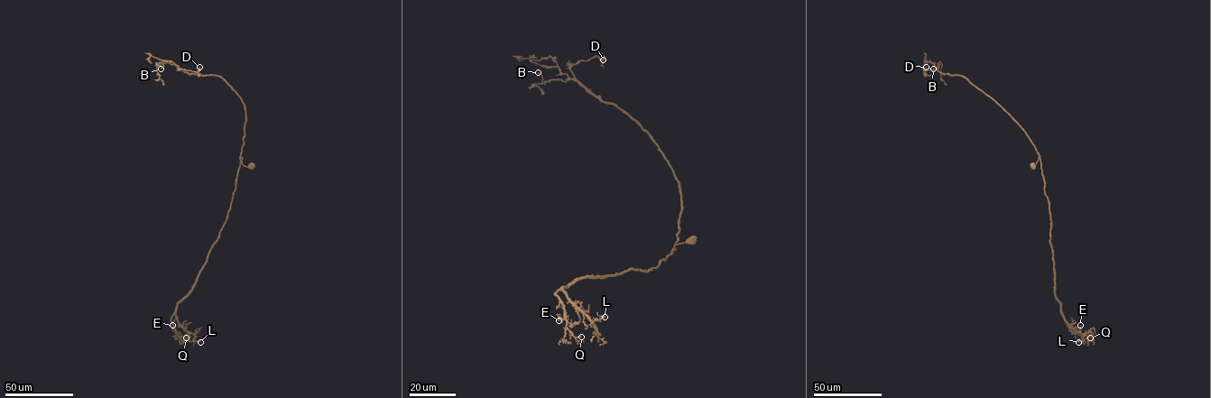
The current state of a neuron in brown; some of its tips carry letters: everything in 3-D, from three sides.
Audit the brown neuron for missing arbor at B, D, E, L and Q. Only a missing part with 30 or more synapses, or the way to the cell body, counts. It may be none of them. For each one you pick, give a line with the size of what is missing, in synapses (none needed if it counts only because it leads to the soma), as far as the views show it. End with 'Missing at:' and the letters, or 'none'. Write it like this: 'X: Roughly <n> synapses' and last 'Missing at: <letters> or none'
B: Roughly 45 synapses
Missing at: B

